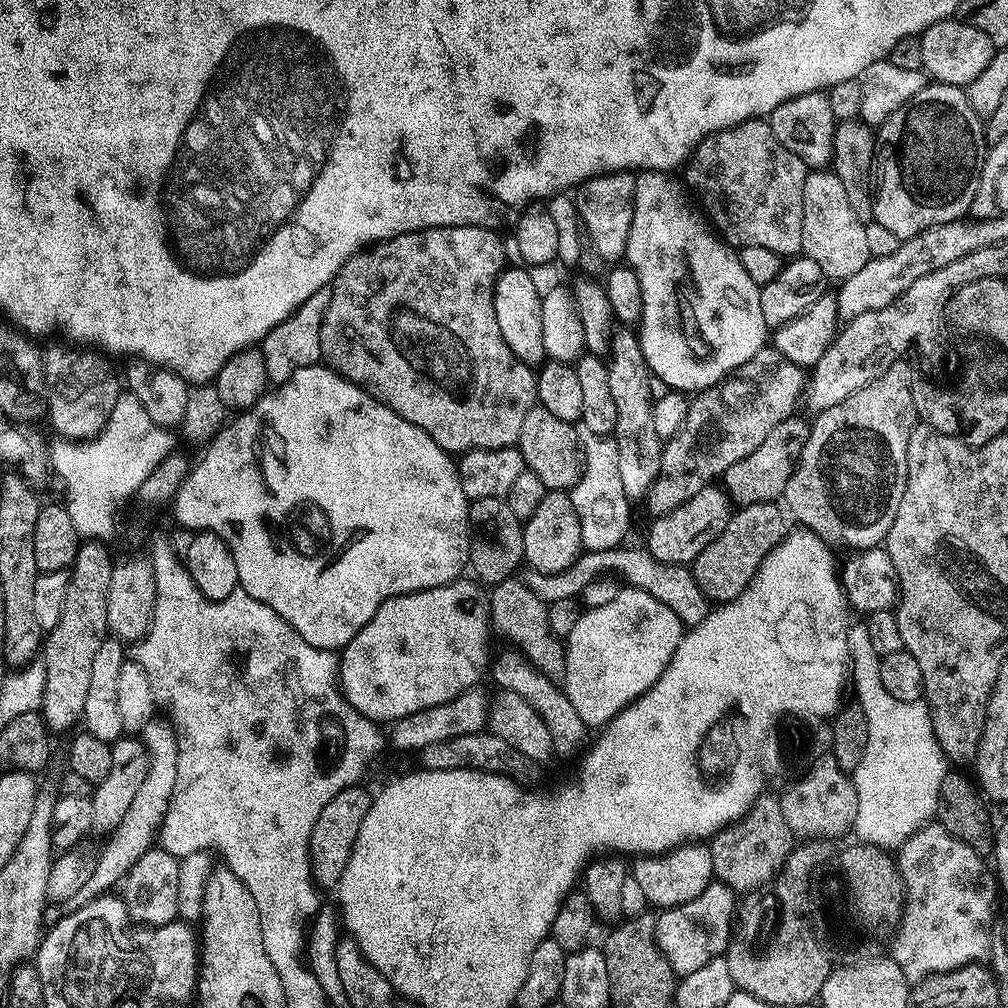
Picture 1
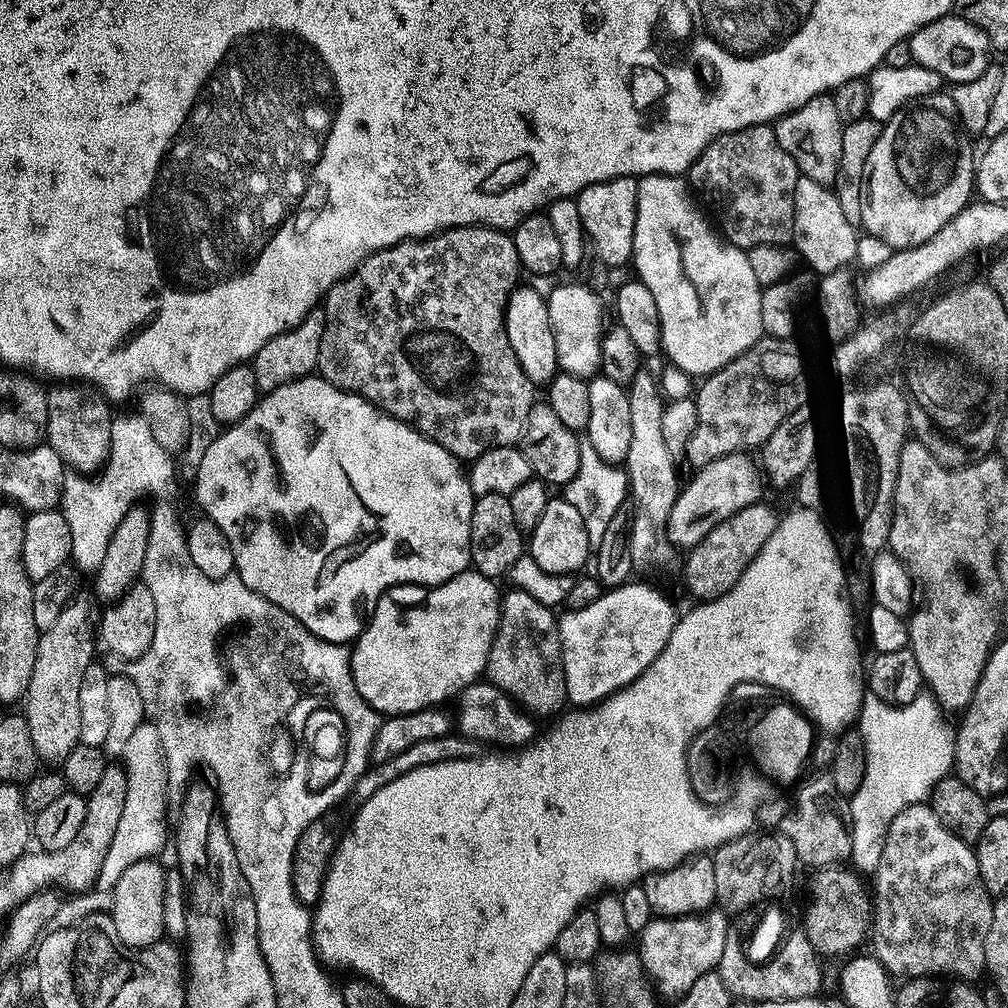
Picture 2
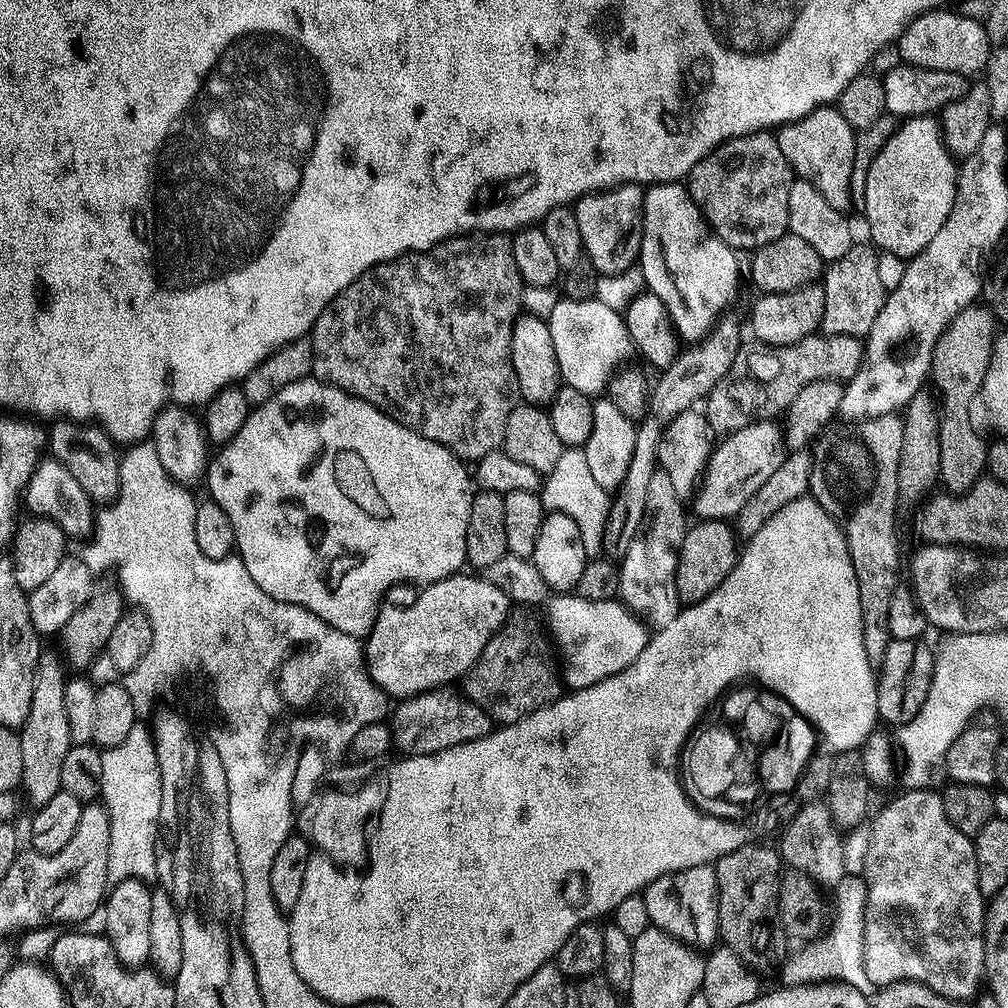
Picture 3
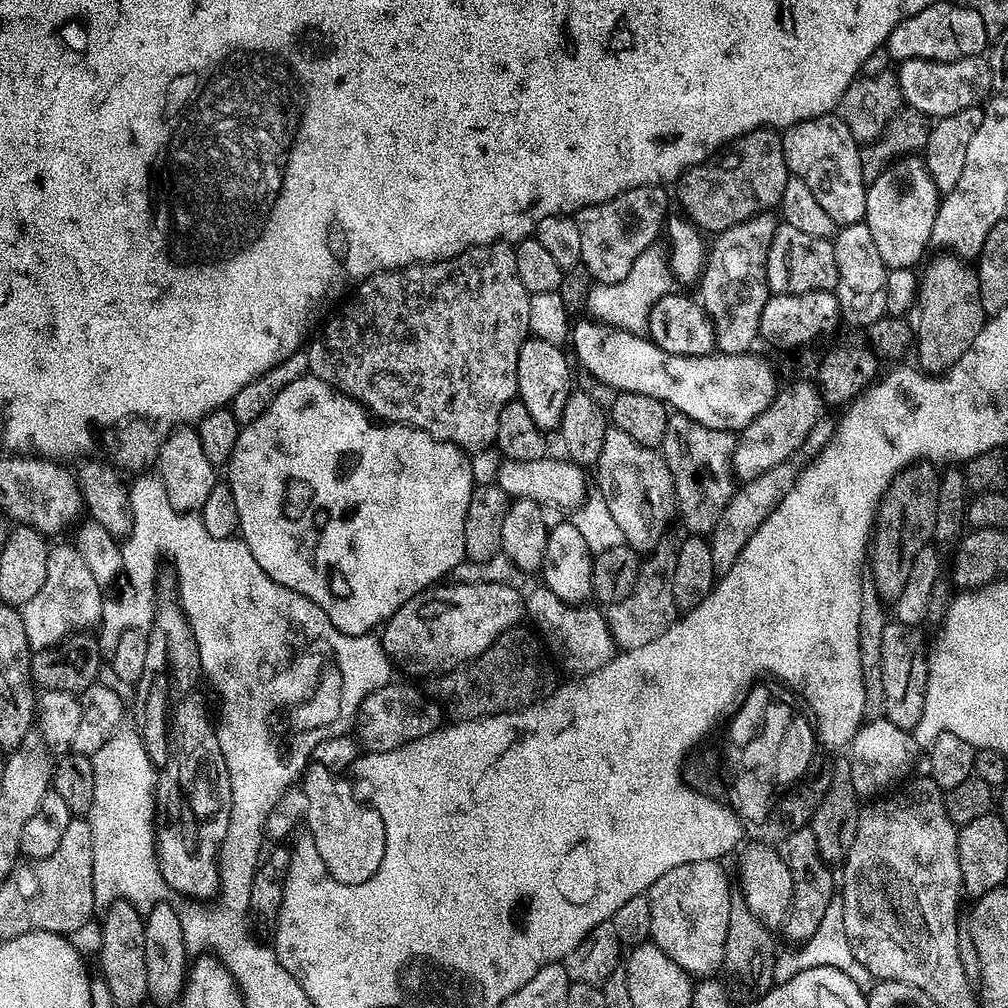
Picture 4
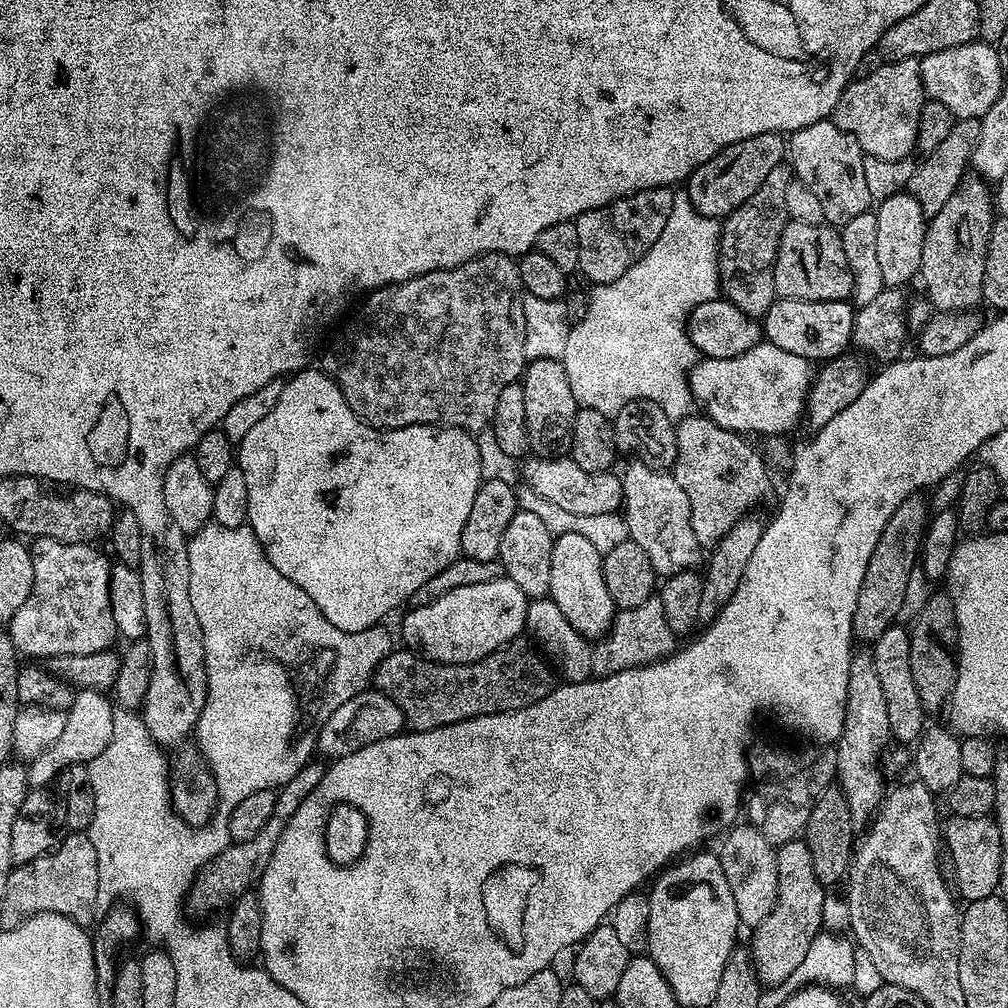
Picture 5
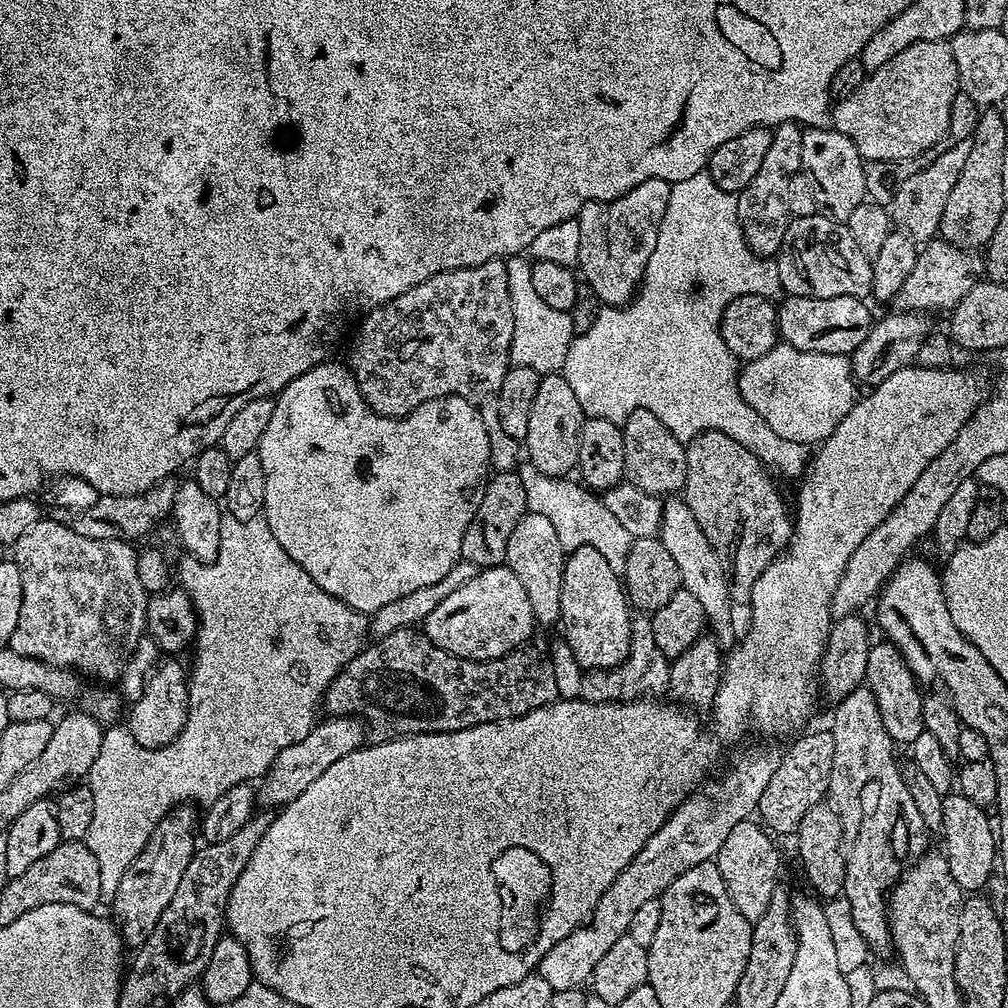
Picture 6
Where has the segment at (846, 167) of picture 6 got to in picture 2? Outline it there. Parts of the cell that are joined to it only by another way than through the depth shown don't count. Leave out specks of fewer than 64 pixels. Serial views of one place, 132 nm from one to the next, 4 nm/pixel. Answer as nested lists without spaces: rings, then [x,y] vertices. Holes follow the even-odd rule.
[[[831,95],[810,98],[798,110],[789,112],[775,121],[776,141],[790,158],[794,158],[800,175],[810,178],[819,184],[829,186],[837,183],[842,162],[842,130],[845,121],[840,119],[836,101]]]

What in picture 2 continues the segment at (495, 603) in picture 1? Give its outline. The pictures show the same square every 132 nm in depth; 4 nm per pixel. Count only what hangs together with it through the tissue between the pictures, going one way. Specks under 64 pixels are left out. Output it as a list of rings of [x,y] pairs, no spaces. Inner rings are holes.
[[[520,588],[505,591],[500,601],[500,624],[496,627],[496,637],[488,655],[487,683],[502,690],[523,711],[536,718],[555,717],[568,698],[564,664],[560,660],[560,626],[552,614],[551,607]]]

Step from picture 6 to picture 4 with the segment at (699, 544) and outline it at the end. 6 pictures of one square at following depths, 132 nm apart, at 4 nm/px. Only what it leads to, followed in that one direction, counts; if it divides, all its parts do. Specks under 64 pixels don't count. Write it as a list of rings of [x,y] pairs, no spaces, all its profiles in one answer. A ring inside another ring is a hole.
[[[615,426],[609,427],[606,442],[602,444],[600,460],[594,465],[596,480],[600,483],[598,494],[610,506],[610,514],[618,521],[622,529],[624,543],[630,548],[635,548],[637,553],[648,554],[661,547],[660,539],[668,532],[668,523],[674,520],[678,509],[676,506],[676,491],[670,470],[666,466],[663,455],[651,448],[644,448],[630,434]]]

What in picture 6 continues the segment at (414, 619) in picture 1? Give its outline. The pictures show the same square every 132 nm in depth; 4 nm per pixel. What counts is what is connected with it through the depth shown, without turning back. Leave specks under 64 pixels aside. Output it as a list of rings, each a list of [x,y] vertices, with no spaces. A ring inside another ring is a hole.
[[[506,566],[485,568],[466,582],[424,619],[422,631],[442,650],[467,660],[501,660],[508,652],[515,652],[532,636],[534,621],[530,598]]]

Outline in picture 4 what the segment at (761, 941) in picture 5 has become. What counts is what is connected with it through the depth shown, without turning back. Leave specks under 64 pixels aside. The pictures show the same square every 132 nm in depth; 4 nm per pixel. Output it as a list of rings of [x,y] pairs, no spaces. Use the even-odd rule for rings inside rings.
[[[811,827],[794,830],[790,838],[786,838],[778,845],[778,851],[793,876],[792,903],[788,913],[785,914],[782,932],[785,932],[790,939],[796,940],[795,942],[803,942],[810,938],[810,934],[814,934],[814,930],[818,930],[818,925],[826,915],[826,906],[830,906],[834,898],[833,869],[825,864],[824,859],[818,854],[818,842],[814,842]]]

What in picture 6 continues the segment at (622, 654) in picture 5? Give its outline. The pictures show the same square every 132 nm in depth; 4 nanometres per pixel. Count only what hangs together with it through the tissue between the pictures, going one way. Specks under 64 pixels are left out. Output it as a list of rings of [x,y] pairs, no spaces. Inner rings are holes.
[[[640,614],[632,621],[630,650],[626,654],[626,658],[613,668],[593,668],[585,671],[579,699],[586,702],[623,704],[630,700],[660,698],[668,692],[671,669],[670,657],[662,654],[662,650],[658,650],[651,619],[647,615]]]

